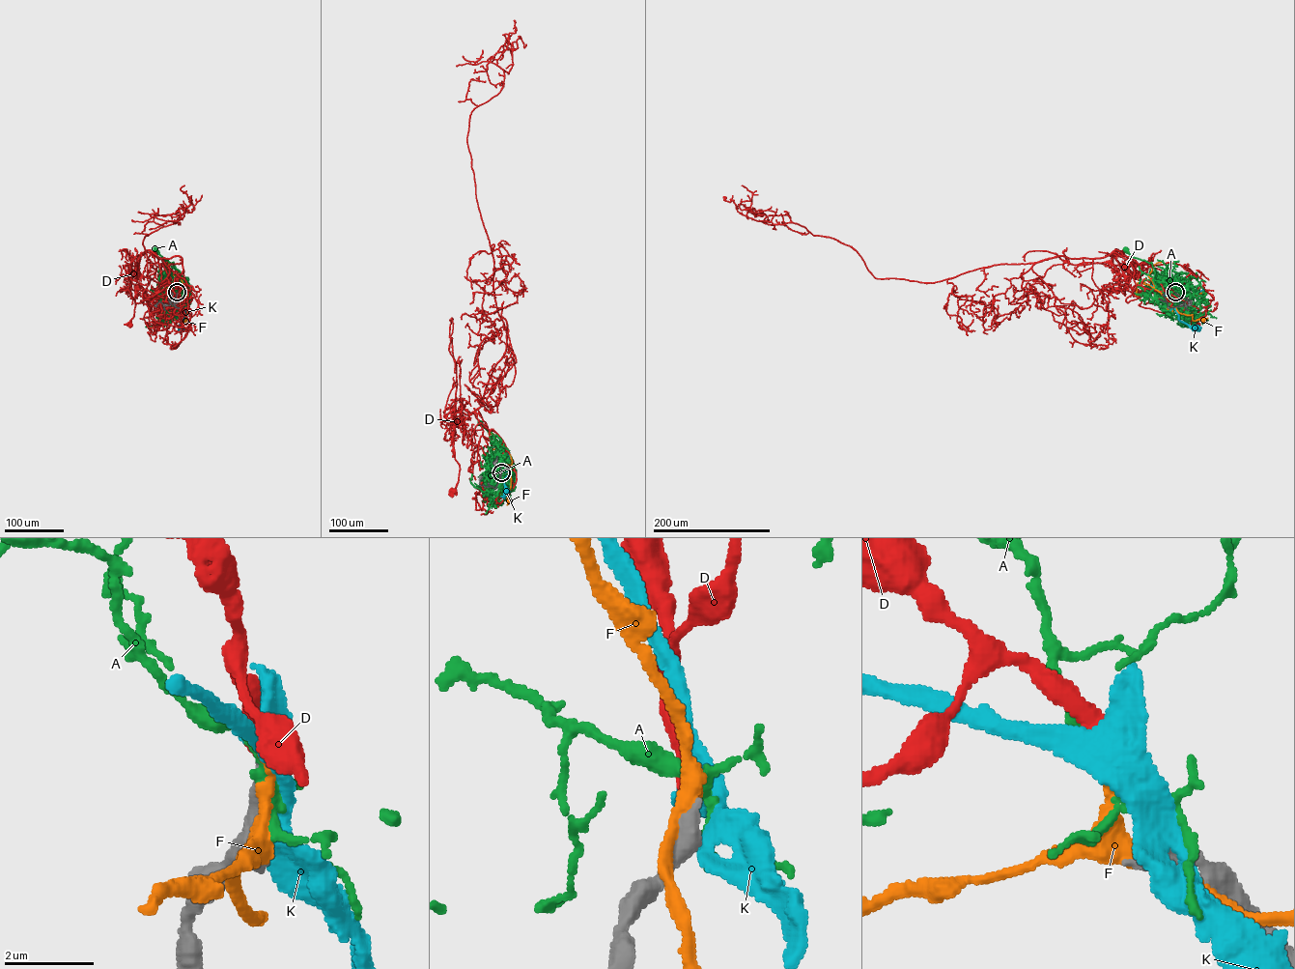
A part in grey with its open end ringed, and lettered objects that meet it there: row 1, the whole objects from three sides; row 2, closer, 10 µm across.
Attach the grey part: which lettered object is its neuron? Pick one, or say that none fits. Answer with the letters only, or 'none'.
D

